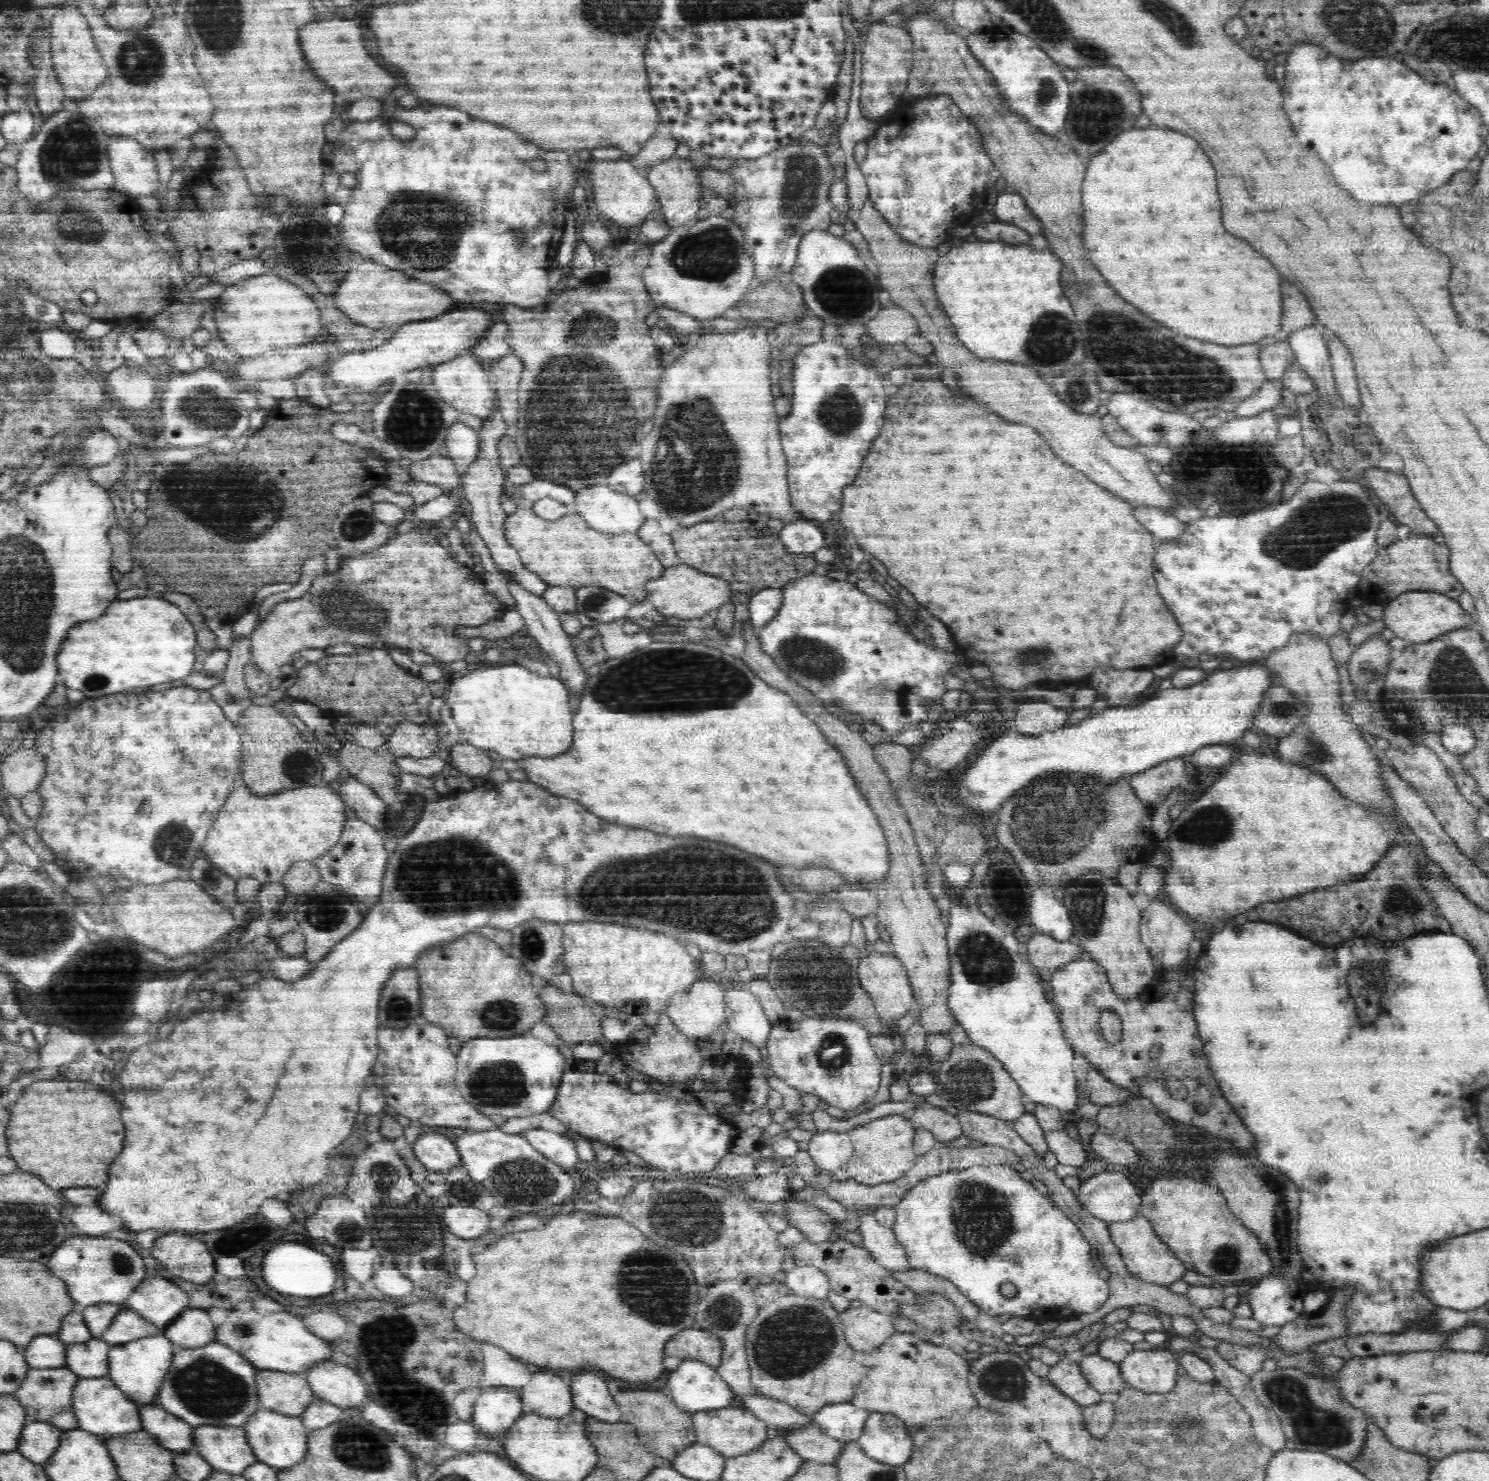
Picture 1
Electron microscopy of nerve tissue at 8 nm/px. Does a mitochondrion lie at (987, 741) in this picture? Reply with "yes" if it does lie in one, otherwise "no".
no

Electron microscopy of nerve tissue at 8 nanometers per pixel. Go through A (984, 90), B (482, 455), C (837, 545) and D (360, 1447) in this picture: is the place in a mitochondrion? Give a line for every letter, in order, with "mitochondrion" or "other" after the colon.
A: other
B: other
C: other
D: mitochondrion

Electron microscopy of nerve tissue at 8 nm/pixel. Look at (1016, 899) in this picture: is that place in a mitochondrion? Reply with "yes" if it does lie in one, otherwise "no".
no

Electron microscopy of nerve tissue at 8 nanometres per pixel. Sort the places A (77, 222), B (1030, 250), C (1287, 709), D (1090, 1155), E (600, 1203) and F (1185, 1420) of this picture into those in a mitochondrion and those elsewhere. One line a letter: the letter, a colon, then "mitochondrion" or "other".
A: mitochondrion
B: other
C: mitochondrion
D: other
E: other
F: mitochondrion

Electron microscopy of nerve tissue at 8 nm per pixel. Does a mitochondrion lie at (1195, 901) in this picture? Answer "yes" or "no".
no

